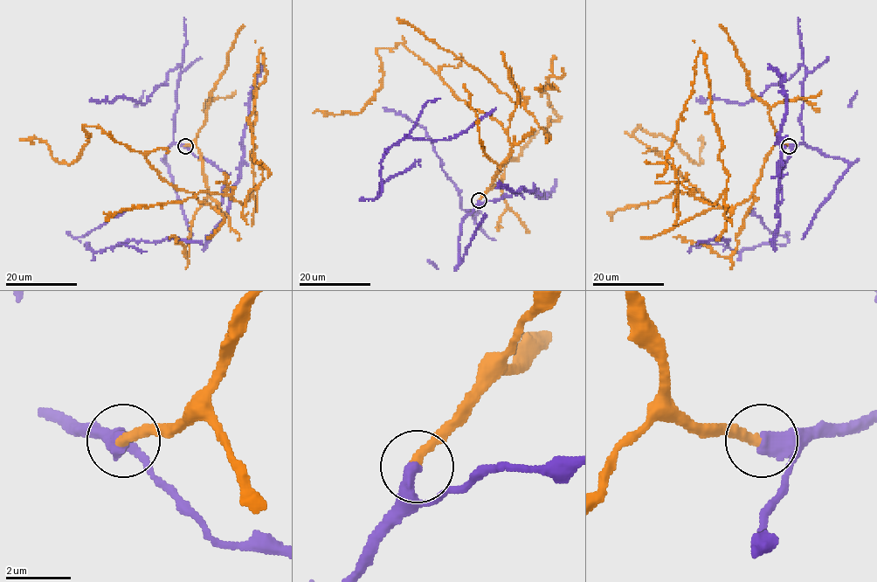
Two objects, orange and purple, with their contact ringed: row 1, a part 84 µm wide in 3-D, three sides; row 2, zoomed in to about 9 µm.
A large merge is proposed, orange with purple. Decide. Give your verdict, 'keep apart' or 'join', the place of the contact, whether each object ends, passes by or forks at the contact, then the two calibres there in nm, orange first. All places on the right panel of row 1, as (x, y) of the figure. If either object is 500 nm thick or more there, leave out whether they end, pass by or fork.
join | (789, 146) | orange ends | purple ends | 320/480 nm

